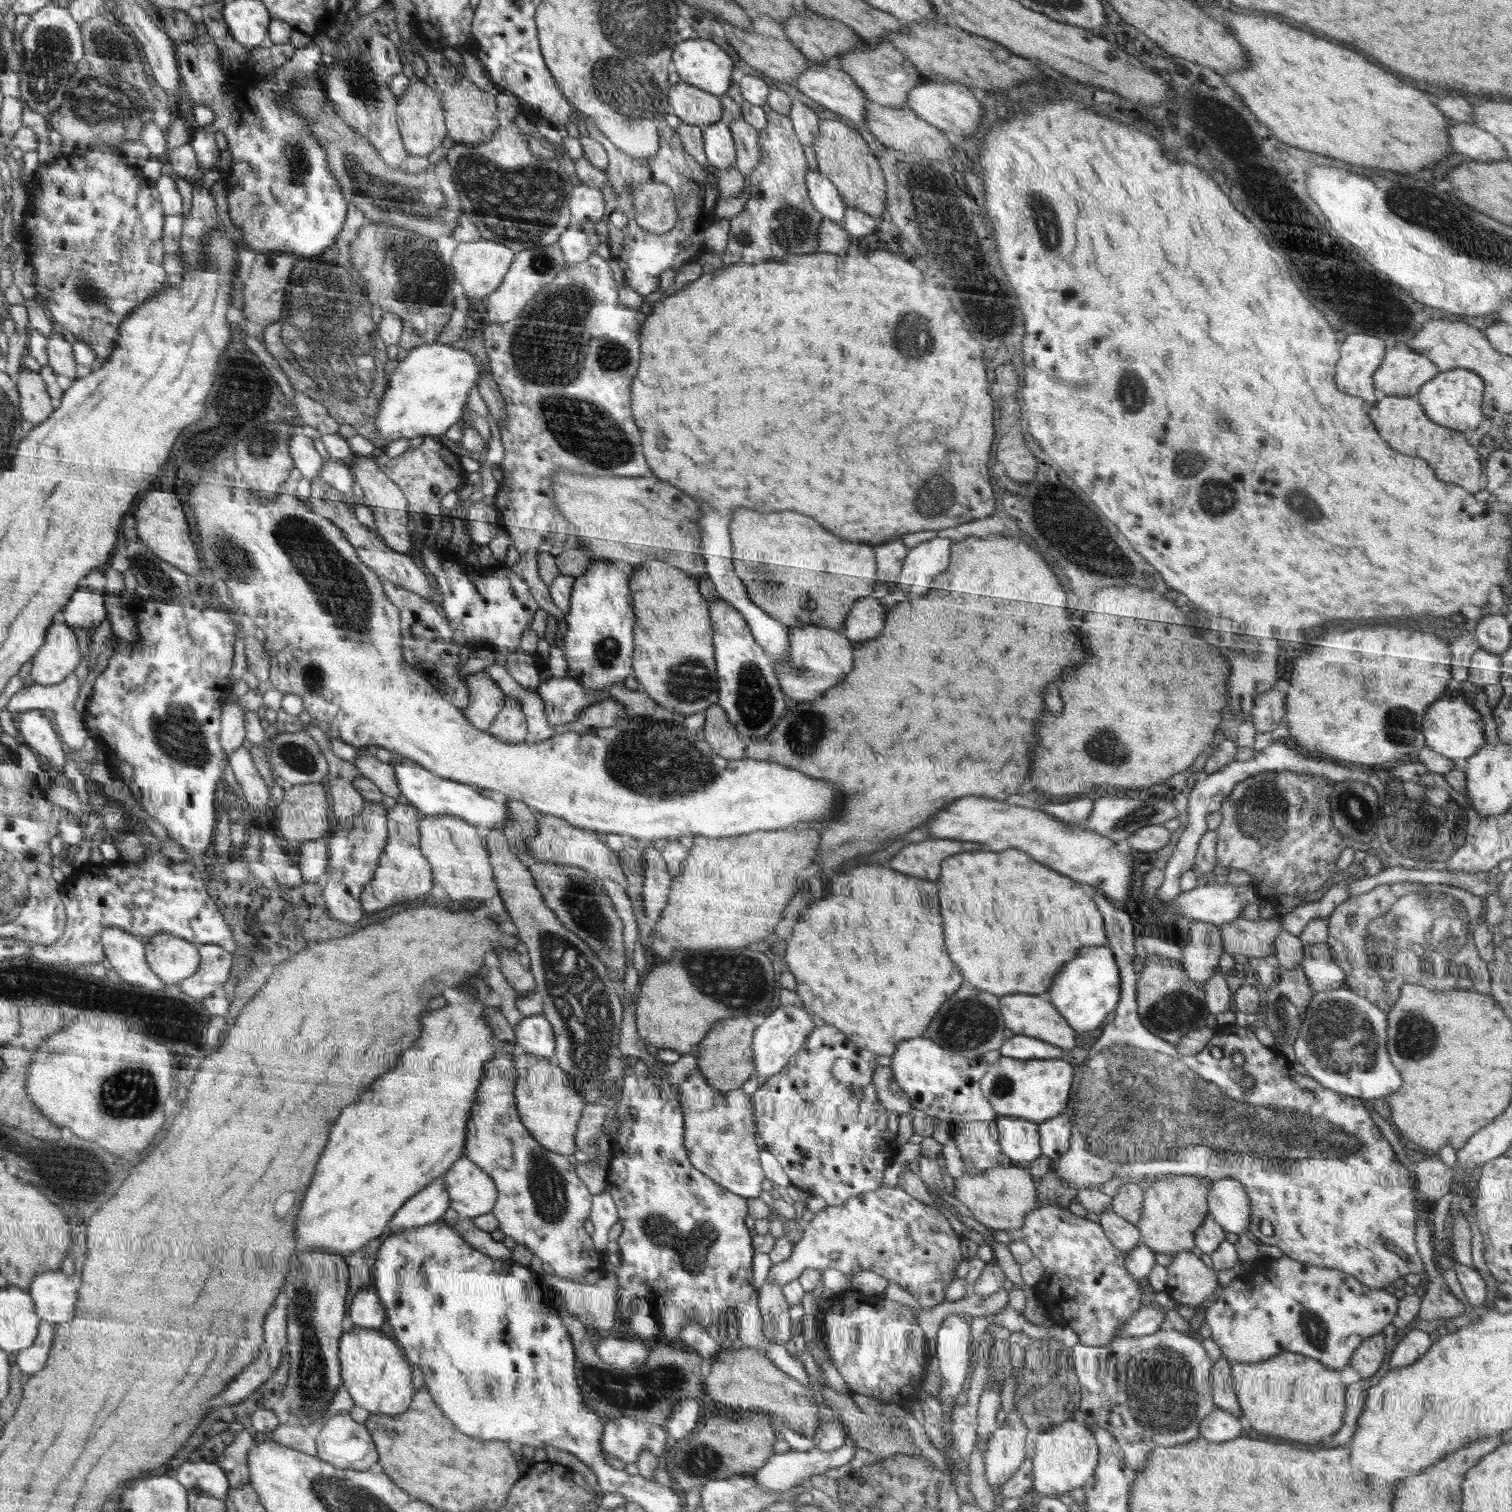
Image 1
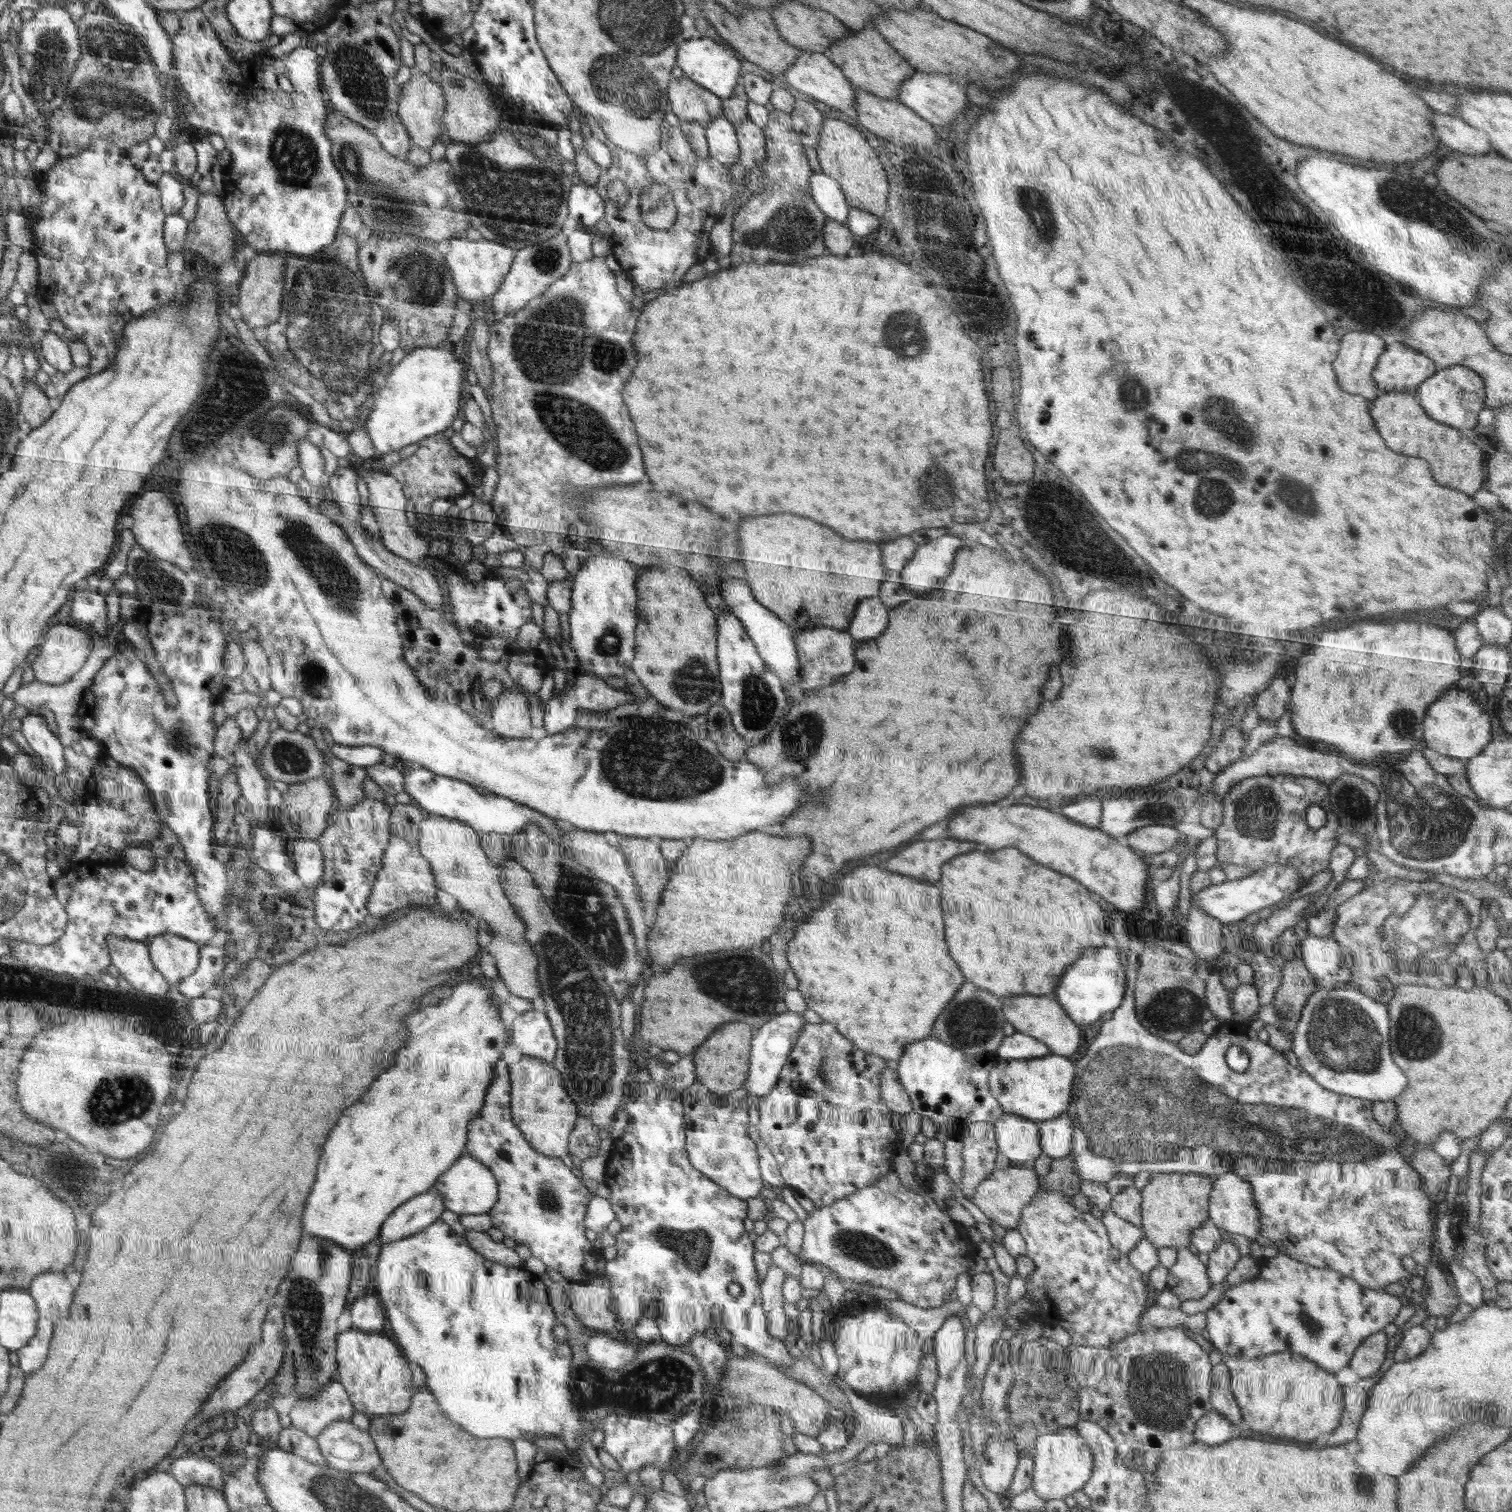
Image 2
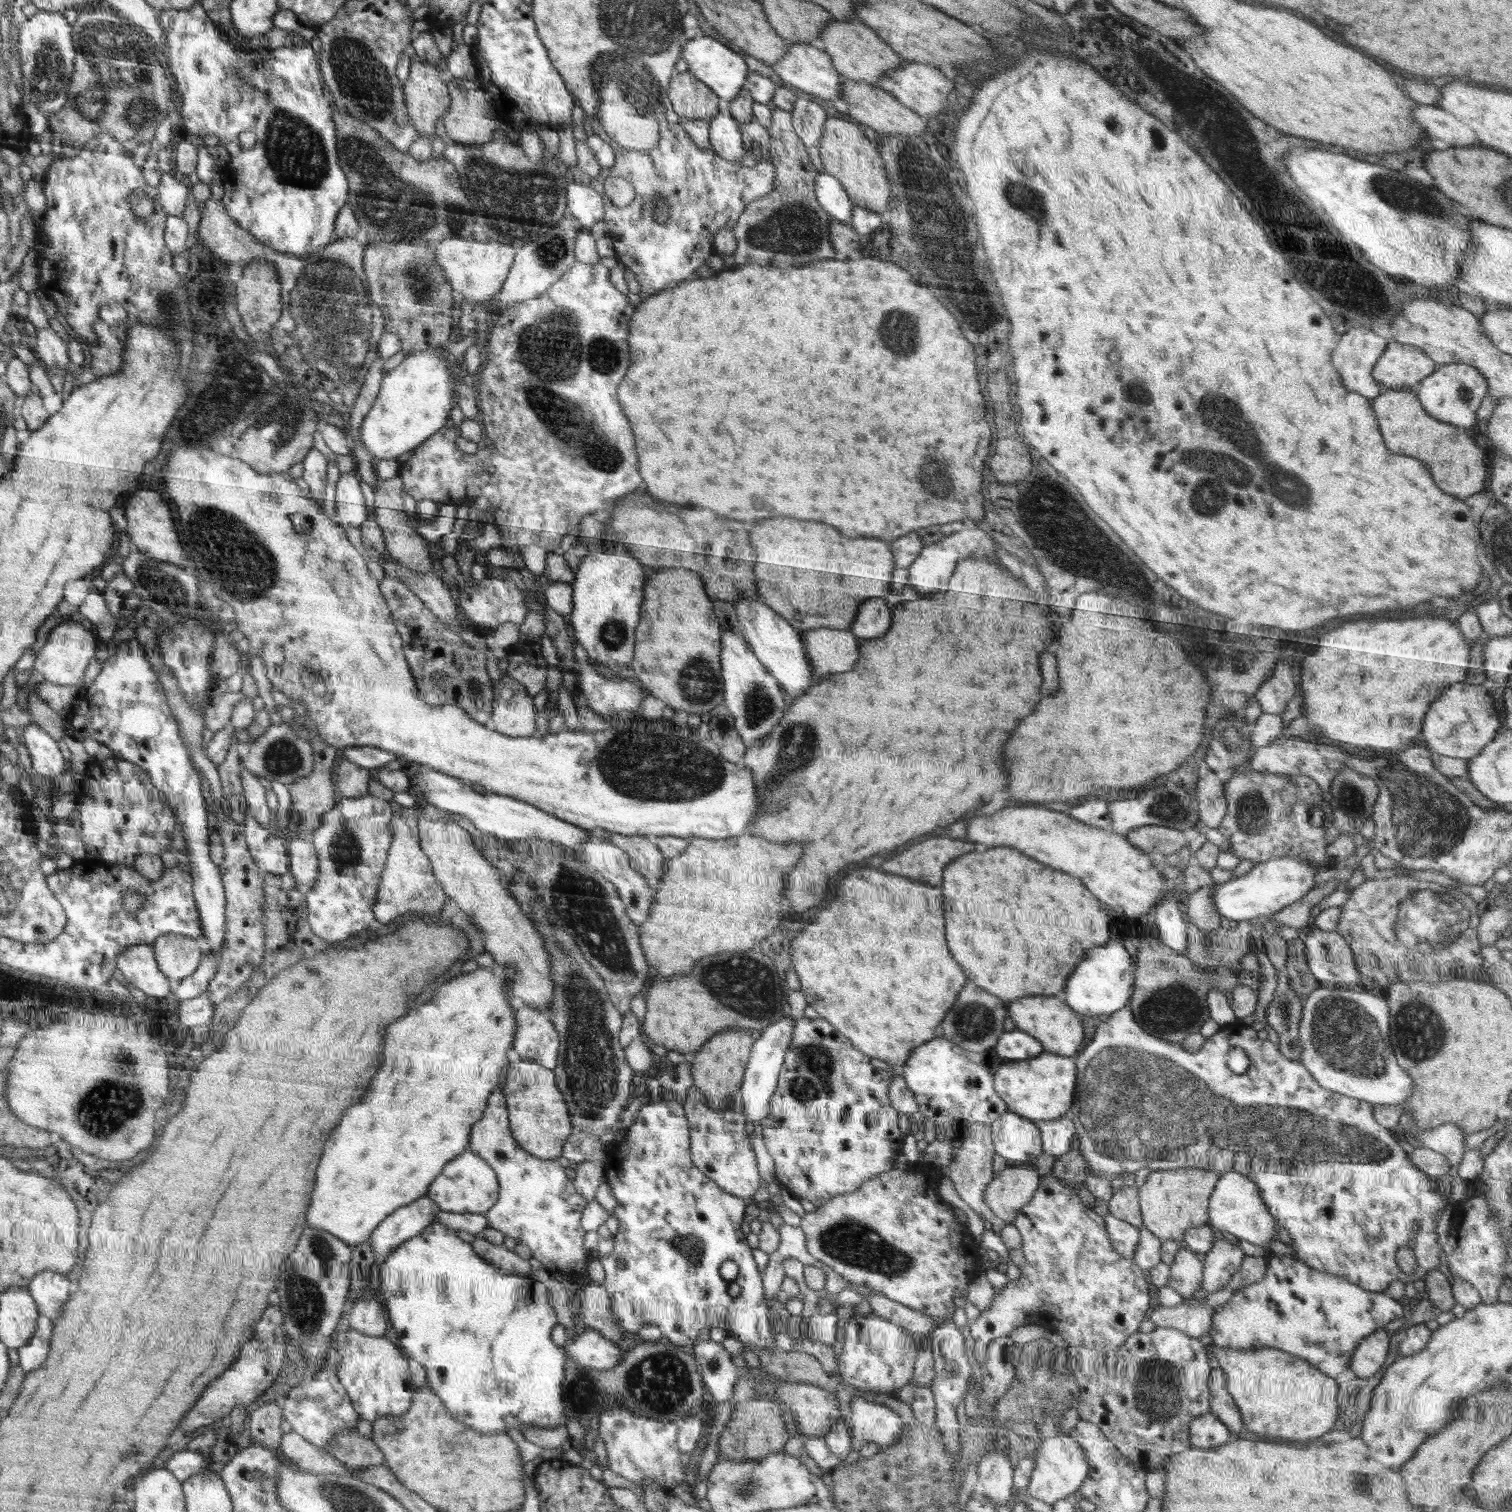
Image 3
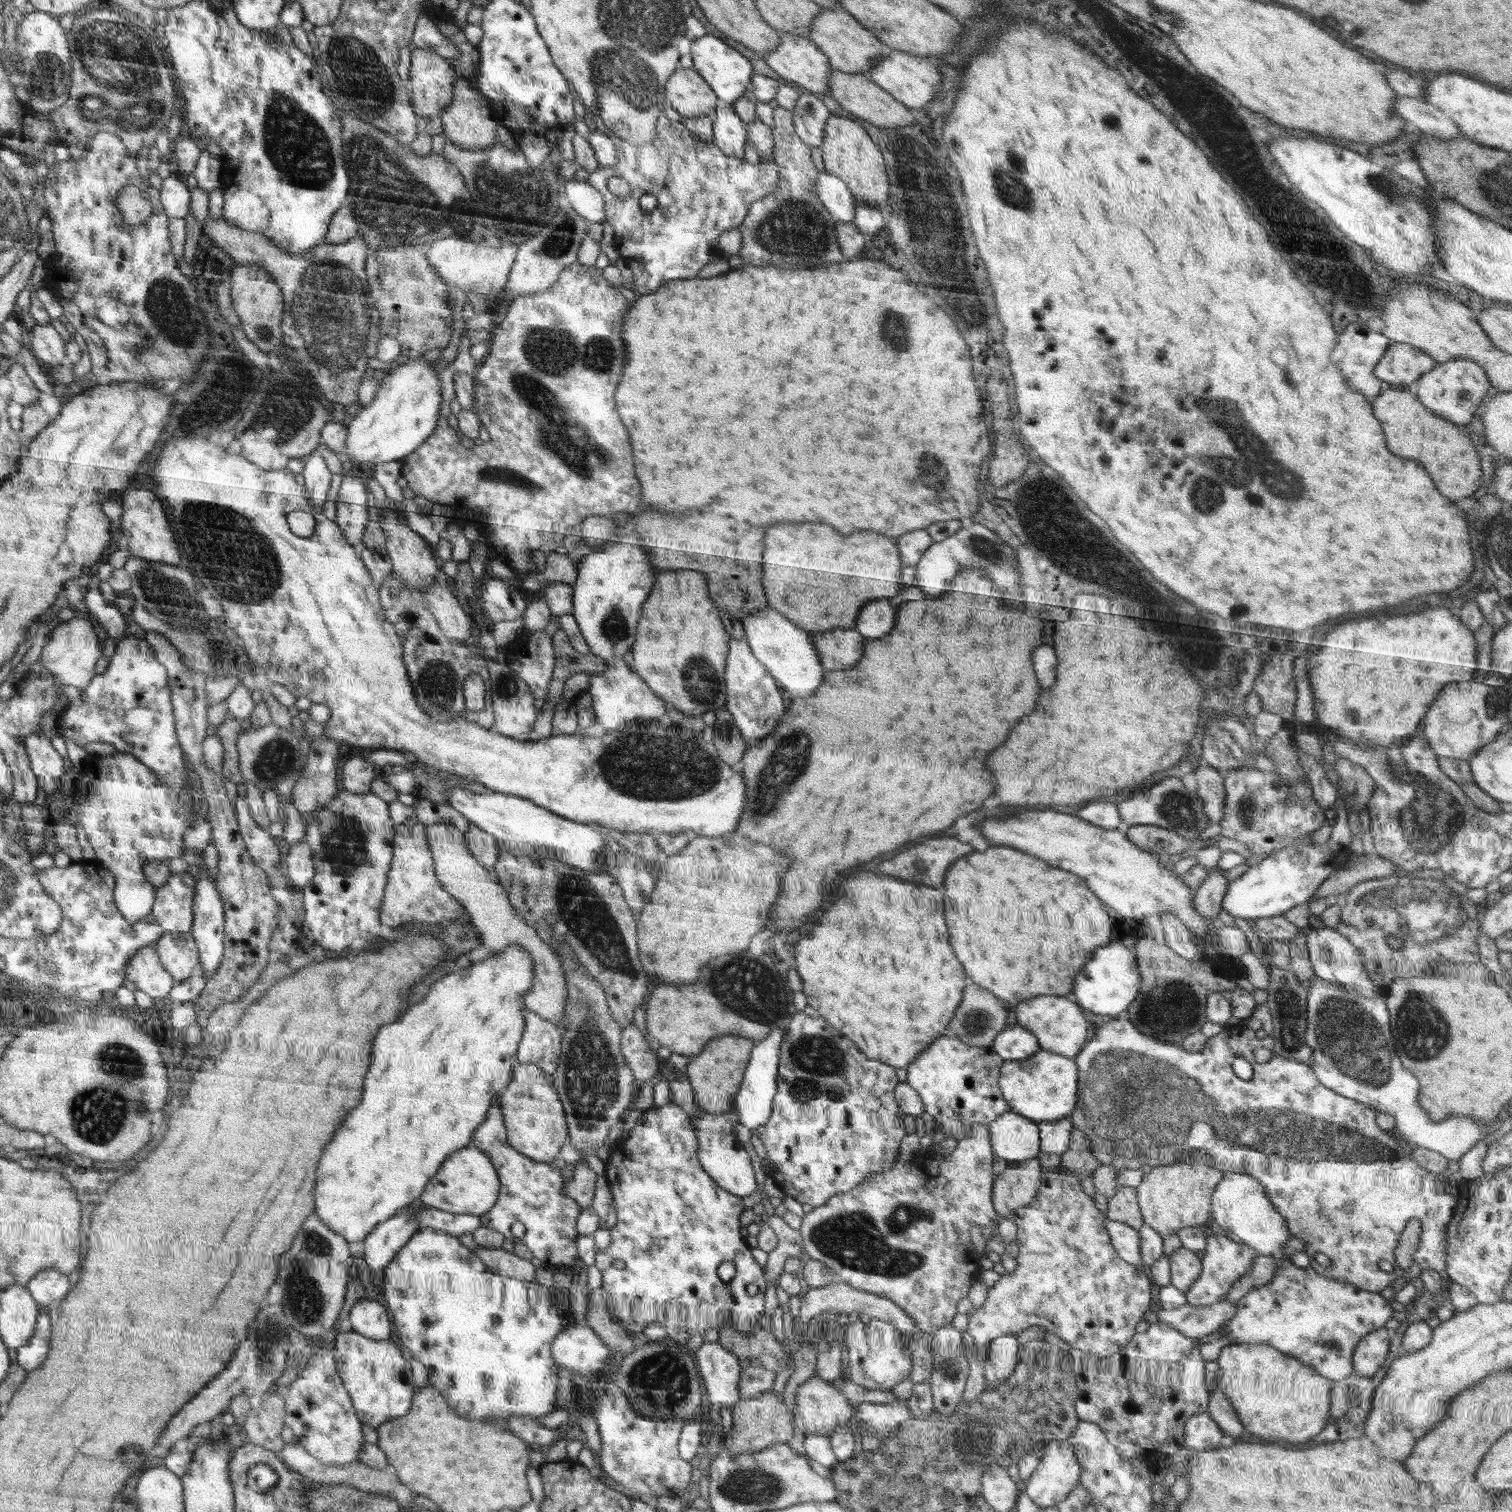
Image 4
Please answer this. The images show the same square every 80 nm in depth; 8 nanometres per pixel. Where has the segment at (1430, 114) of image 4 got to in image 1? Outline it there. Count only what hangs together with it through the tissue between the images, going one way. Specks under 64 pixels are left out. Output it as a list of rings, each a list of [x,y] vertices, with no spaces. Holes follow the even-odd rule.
[[[1449,121],[1450,149],[1466,159],[1480,162],[1500,162],[1507,158],[1501,140],[1493,134],[1470,124]]]

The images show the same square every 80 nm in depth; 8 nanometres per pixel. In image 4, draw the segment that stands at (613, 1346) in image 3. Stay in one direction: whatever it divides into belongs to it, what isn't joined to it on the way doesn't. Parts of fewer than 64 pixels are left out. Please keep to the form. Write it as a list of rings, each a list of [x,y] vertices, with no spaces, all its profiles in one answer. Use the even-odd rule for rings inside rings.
[[[569,1325],[556,1335],[552,1352],[560,1369],[594,1374],[616,1358],[588,1325]]]

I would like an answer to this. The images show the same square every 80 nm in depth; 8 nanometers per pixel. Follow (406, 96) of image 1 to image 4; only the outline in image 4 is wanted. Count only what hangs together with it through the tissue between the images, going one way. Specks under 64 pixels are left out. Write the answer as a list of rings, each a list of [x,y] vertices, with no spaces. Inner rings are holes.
[[[416,48],[411,52],[411,67],[409,70],[411,89],[409,91],[411,104],[418,114],[418,119],[430,118],[434,113],[442,111],[451,105],[454,98],[455,82],[458,80],[450,58],[444,58],[435,53],[435,50]]]

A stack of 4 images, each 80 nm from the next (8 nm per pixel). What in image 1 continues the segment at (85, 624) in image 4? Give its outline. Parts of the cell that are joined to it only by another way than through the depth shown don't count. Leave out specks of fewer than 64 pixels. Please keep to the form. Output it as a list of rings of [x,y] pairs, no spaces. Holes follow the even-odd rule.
[[[66,624],[52,626],[47,641],[32,659],[30,678],[48,686],[62,682],[80,664],[78,639]]]

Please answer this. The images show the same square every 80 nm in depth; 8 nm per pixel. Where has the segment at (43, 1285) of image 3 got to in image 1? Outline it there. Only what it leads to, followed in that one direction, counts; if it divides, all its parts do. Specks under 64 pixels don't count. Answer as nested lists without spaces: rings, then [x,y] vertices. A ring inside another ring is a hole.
[[[48,1271],[39,1274],[31,1284],[31,1297],[35,1301],[35,1310],[45,1322],[53,1325],[71,1322],[74,1318],[74,1306],[78,1304],[79,1294],[76,1294],[74,1282],[62,1271]]]

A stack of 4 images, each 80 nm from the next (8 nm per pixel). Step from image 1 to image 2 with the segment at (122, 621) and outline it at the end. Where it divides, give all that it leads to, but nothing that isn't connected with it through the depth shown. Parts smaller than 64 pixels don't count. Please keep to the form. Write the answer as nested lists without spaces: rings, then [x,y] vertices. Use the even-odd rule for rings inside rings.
[[[135,619],[126,622],[123,626],[122,635],[124,635],[125,640],[128,640],[134,645],[134,649],[136,649],[141,659],[147,665],[147,669],[154,675],[165,697],[168,698],[168,704],[172,706],[172,708],[176,708],[178,702],[171,687],[172,682],[170,682],[169,678],[164,674],[162,665],[155,659],[155,652],[149,643],[145,623],[140,619]]]

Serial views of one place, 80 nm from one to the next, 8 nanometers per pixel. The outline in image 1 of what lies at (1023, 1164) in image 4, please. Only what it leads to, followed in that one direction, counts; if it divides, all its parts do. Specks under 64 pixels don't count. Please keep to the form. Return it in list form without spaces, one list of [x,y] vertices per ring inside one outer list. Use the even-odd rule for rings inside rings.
[[[1011,1164],[1008,1168],[994,1168],[972,1176],[965,1173],[954,1182],[953,1196],[970,1209],[972,1216],[994,1233],[1005,1230],[1018,1234],[1026,1215],[1037,1207],[1037,1182],[1032,1179],[1025,1165]]]

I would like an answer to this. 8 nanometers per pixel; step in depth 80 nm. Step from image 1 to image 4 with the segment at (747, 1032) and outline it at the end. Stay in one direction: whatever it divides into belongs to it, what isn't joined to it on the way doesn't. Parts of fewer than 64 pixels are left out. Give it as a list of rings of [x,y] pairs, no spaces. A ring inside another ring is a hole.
[[[720,1036],[708,1042],[702,1053],[693,1056],[688,1064],[687,1078],[692,1087],[695,1104],[708,1114],[726,1114],[732,1108],[734,1094],[740,1088],[742,1076],[746,1076],[746,1064],[750,1058],[752,1040],[740,1036]]]

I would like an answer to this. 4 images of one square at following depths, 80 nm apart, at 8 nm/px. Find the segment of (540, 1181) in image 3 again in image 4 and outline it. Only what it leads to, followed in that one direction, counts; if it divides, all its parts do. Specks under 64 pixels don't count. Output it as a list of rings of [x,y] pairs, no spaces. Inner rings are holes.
[[[498,1098],[494,1099],[491,1109],[488,1110],[487,1120],[475,1130],[470,1144],[488,1155],[502,1184],[494,1208],[488,1213],[481,1214],[481,1221],[484,1226],[497,1230],[511,1241],[516,1241],[510,1231],[512,1224],[524,1224],[525,1234],[518,1240],[532,1251],[533,1256],[543,1262],[543,1266],[551,1269],[570,1267],[578,1258],[576,1240],[582,1235],[577,1231],[576,1223],[581,1208],[572,1197],[562,1194],[564,1180],[556,1165],[528,1158],[528,1155],[511,1146],[507,1137],[505,1118],[500,1112],[498,1102]]]

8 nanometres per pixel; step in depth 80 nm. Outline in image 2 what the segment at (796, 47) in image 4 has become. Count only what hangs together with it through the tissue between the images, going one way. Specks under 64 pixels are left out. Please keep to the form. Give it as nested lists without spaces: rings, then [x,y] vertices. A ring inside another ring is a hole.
[[[806,49],[801,50],[801,56],[797,58],[795,64],[787,72],[783,72],[781,78],[784,78],[788,84],[791,84],[800,93],[820,100],[820,102],[823,102],[832,109],[854,114],[855,100],[853,84],[844,76],[840,67],[836,66],[824,53],[816,54],[815,52],[808,52]]]

